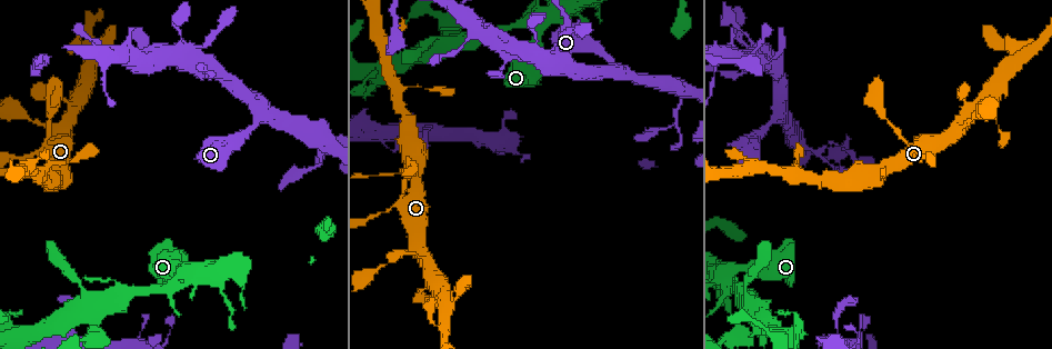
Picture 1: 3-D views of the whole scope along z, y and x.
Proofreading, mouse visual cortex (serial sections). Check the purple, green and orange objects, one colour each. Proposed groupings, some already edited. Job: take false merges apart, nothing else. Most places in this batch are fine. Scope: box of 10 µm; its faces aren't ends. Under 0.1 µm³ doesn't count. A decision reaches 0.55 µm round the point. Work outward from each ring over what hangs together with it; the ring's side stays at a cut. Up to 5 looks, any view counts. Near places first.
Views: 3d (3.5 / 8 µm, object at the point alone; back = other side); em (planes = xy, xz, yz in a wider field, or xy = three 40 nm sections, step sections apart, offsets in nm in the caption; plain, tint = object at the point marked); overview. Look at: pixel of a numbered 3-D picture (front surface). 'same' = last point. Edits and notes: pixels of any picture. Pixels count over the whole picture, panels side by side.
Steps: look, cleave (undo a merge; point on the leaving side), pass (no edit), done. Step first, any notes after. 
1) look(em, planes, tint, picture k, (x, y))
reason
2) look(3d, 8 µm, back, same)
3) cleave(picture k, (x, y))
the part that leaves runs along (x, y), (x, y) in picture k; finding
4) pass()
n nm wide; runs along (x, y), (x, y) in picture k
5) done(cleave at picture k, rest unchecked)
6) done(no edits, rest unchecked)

look(3d, 8 µm, back, picture 1, (381, 172))
a narrow waist

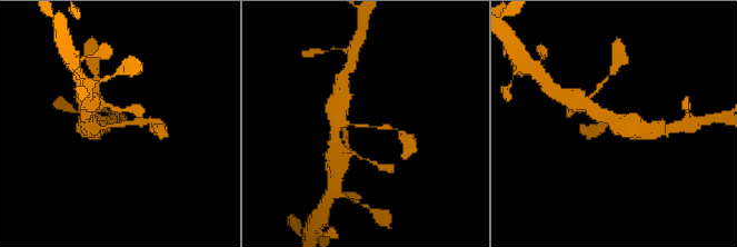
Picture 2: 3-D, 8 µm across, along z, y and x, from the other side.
look(3d, 3.5 µm, same)
zoom in

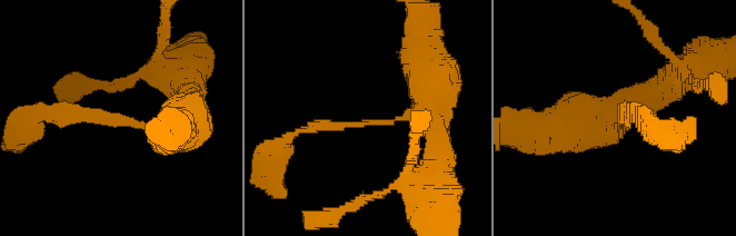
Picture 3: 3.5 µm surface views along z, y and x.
pass()
runs along (434, 118), (434, 109), (393, 120), (304, 129) in picture 3; one cell here

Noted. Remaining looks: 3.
look(3d, 3.5 µm, picture 1, (550, 64))

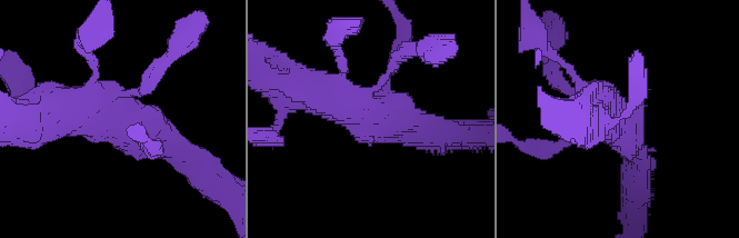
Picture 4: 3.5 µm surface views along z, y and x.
look(em, xy, step 2, tint, picture 4, (119, 121))
shape alone is not enough

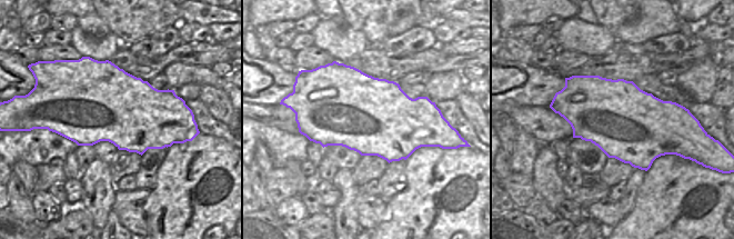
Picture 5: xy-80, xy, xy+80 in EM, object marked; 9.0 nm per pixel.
pass()
runs along (409, 131), (325, 95), (283, 86) in picture 4; continuous, no second cell

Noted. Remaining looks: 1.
done(no edits, rest unchecked)

